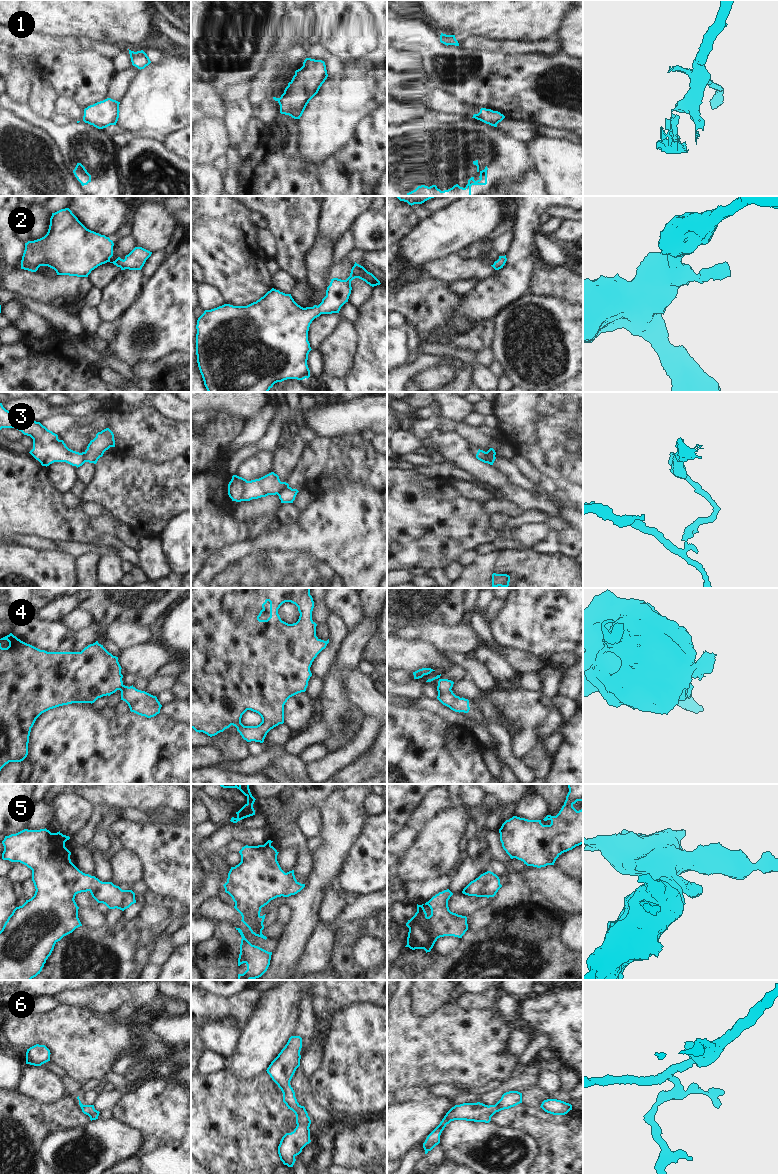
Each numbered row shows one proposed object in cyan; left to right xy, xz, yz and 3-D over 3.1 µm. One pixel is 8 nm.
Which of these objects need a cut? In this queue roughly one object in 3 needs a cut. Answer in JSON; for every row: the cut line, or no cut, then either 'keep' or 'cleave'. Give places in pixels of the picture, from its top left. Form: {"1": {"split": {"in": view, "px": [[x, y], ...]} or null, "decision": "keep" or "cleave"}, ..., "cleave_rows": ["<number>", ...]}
{"1": {"split": {"in": "xz", "px": [[287, 87], [283, 94]]}, "decision": "cleave"}, "2": {"split": null, "decision": "keep"}, "3": {"split": {"in": "xz", "px": [[288, 486], [277, 494]]}, "decision": "cleave"}, "4": {"split": null, "decision": "keep"}, "5": {"split": null, "decision": "keep"}, "6": {"split": null, "decision": "keep"}, "cleave_rows": ["1", "3"]}

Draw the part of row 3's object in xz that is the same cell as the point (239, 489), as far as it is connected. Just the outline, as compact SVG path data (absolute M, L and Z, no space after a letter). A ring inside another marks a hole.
M274 472L251 481L233 475L228 484L228 495L232 501L250 501L268 495L278 495L286 487L289 487L289 484L281 482Z

